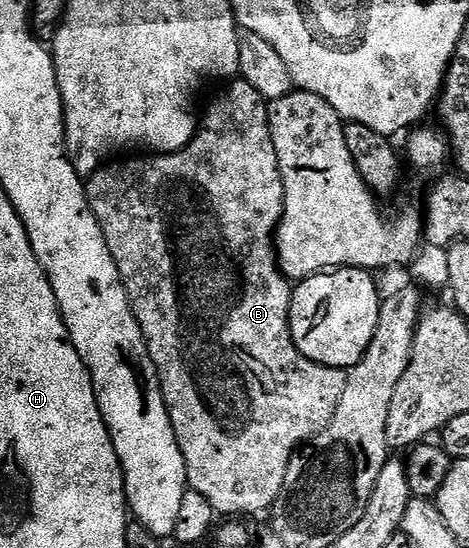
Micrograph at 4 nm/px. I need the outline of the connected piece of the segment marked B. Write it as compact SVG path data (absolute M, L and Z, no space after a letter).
M242 77L228 82L224 87L227 88L208 105L207 112L204 115L202 112L189 145L185 145L180 151L151 153L143 157L147 159L127 159L124 163L108 162L89 176L85 186L87 204L91 206L93 217L97 217L97 225L101 225L101 233L105 233L105 245L117 265L127 300L131 303L131 312L133 317L137 317L137 325L147 343L147 355L155 366L173 433L185 457L187 486L190 490L201 493L201 497L205 497L205 501L209 501L209 505L213 505L220 516L247 517L243 515L255 515L258 511L270 512L281 493L281 485L285 485L286 467L291 455L332 420L347 374L342 368L321 366L309 361L291 342L290 309L293 287L280 271L275 253L275 231L279 227L279 218L283 216L283 178L277 153L273 149L267 116L269 103Z

